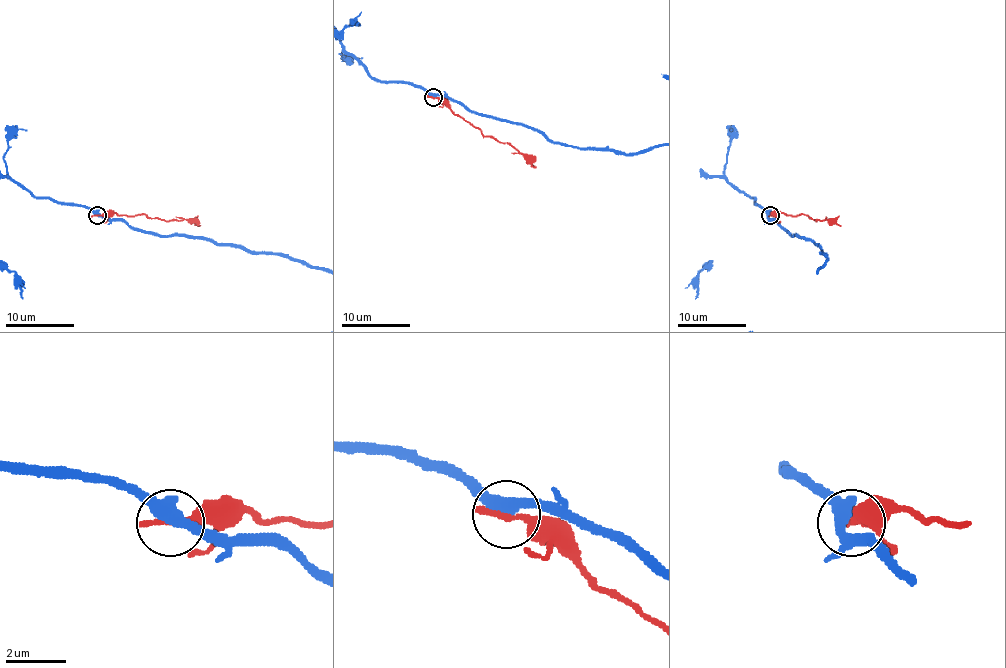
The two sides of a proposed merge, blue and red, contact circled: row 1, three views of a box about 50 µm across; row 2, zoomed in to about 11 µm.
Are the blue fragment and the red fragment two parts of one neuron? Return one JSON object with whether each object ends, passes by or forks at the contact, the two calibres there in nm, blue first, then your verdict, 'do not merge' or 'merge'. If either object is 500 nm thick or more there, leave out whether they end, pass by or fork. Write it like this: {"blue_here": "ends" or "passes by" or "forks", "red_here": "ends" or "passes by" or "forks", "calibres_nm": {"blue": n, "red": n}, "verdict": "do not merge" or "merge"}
{"blue_here": "passes by", "red_here": "ends", "calibres_nm": {"blue": 440, "red": 260}, "verdict": "do not merge"}

